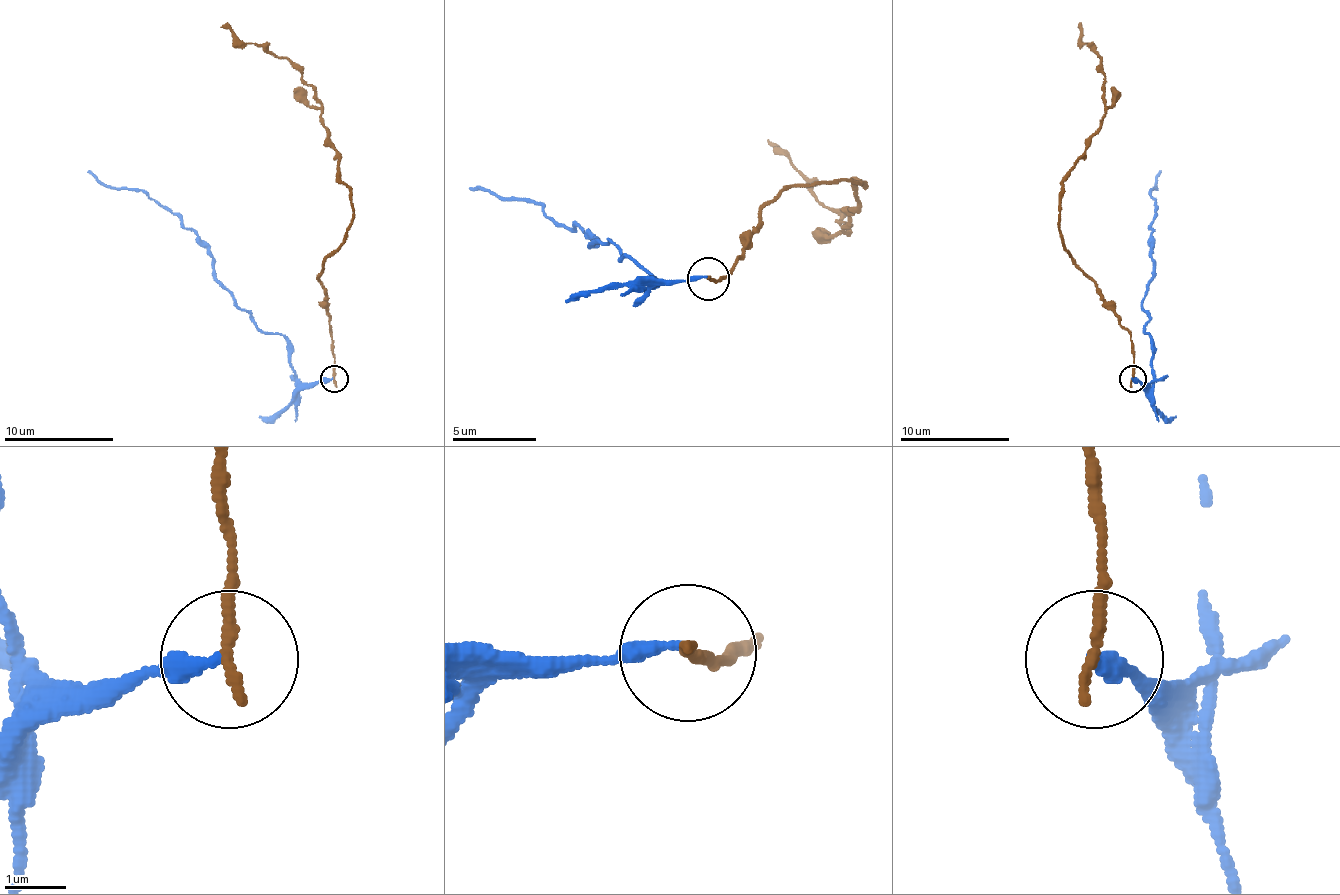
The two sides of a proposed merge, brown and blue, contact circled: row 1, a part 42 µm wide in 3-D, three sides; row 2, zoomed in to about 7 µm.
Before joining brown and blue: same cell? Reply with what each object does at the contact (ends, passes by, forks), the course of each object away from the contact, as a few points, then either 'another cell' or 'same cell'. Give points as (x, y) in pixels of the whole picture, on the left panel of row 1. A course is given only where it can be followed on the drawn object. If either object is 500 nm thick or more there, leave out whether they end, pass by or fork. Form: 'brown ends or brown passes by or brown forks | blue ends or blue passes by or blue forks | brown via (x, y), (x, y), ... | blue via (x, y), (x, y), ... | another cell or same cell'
brown ends | blue ends | brown via (334, 378), (318, 274), (351, 222), (351, 192), (339, 178), (321, 101), (310, 85), (285, 57), (221, 27) | blue via (332, 378), (299, 383), (290, 342), (260, 329), (236, 304), (199, 236), (142, 192), (113, 189), (88, 170) | another cell

